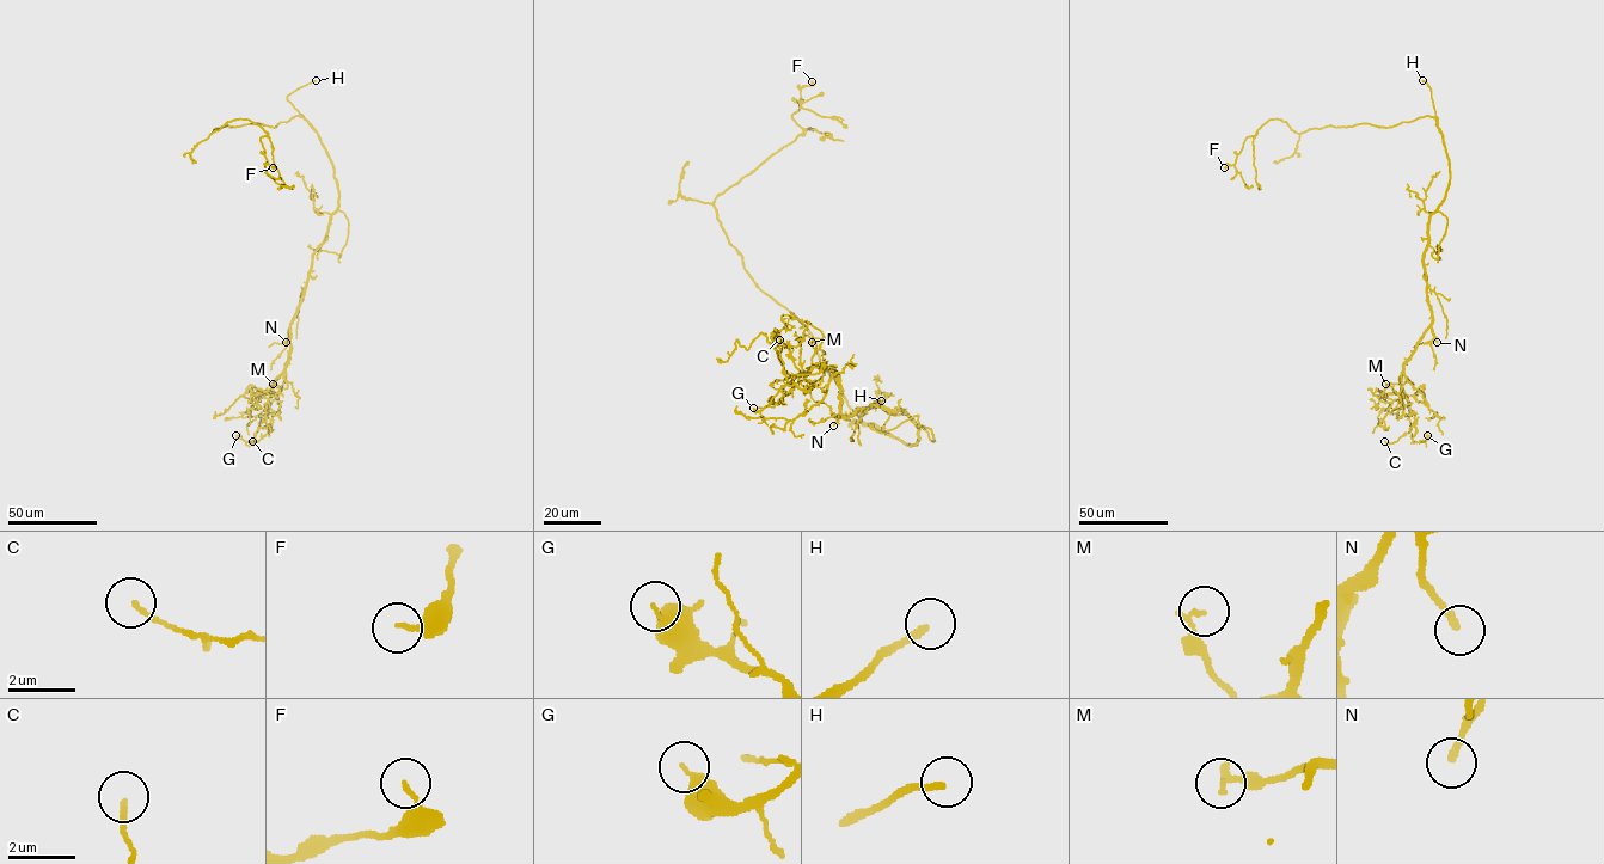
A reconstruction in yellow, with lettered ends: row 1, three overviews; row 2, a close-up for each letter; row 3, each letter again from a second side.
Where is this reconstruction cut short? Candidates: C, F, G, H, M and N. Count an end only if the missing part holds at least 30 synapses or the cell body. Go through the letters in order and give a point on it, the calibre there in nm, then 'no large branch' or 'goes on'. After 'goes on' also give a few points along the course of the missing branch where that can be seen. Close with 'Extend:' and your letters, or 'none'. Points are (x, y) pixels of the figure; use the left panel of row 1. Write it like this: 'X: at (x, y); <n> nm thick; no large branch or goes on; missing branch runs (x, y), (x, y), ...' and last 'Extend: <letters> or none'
C: at (252, 441); 120 nm thick; no large branch
F: at (273, 167); 240 nm thick; no large branch
G: at (236, 435); 200 nm thick; no large branch
H: at (316, 80); 180 nm thick; goes on; missing branch runs (316, 80), (330, 78), (351, 66)
M: at (273, 384); 160 nm thick; no large branch
N: at (286, 342); 200 nm thick; goes on; missing branch runs (286, 342), (280, 366), (282, 396)
Extend: H, N

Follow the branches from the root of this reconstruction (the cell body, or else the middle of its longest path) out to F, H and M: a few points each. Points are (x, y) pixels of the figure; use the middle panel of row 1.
F: (897, 437), (851, 408), (812, 332), (745, 270), (714, 204), (803, 132), (791, 115), (812, 81)
H: (897, 437), (874, 426), (834, 416), (865, 411), (881, 400)
M: (897, 437), (918, 440), (902, 410), (876, 403), (840, 414), (839, 378), (812, 363), (812, 342)

